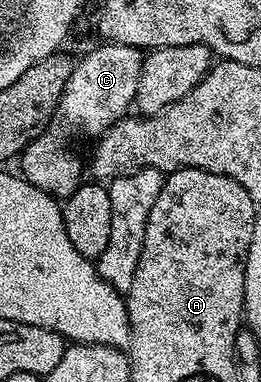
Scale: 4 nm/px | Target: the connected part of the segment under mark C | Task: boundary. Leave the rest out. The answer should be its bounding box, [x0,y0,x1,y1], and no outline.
[21,42,144,198]

